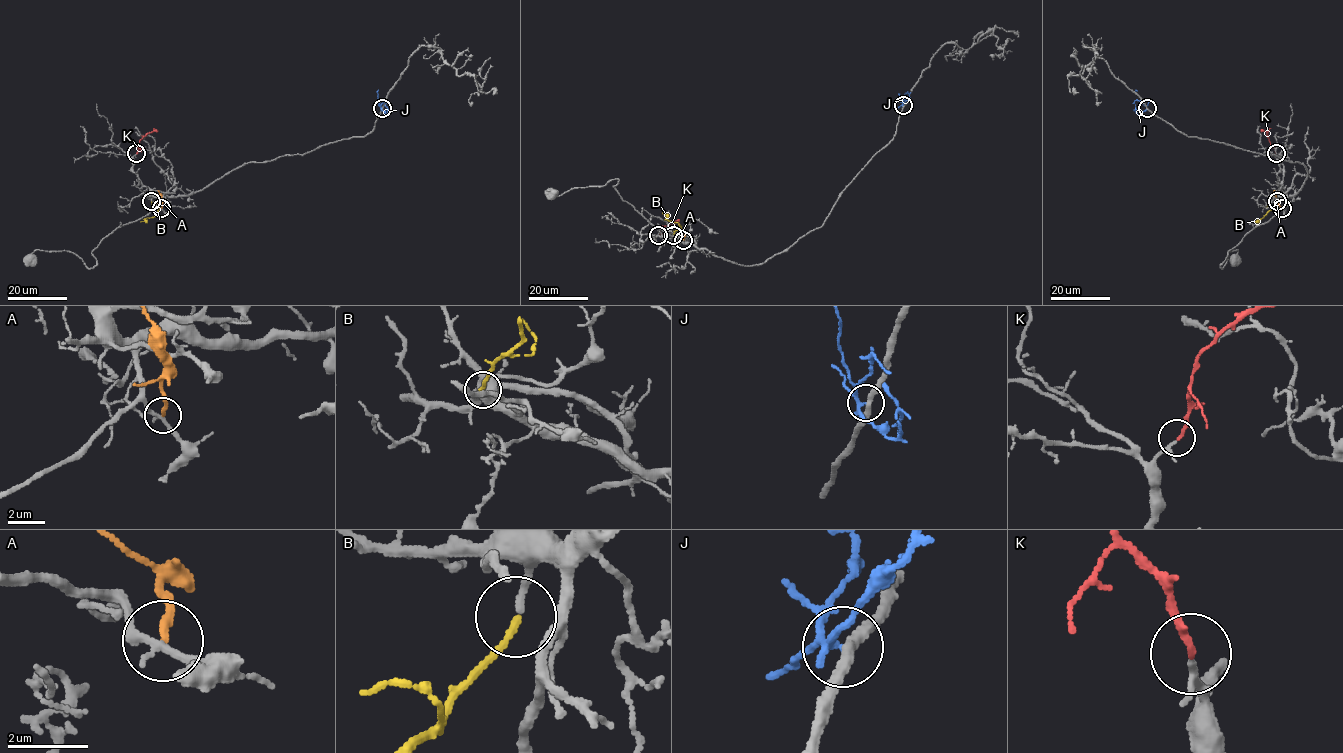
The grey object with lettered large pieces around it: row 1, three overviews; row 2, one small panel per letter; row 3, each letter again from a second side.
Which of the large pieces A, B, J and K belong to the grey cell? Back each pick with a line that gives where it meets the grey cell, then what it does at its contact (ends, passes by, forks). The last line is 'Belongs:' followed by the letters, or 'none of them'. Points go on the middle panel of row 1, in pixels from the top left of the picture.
B: (673, 235) | it ends
K: (658, 235) | it ends
Belongs: B, K

